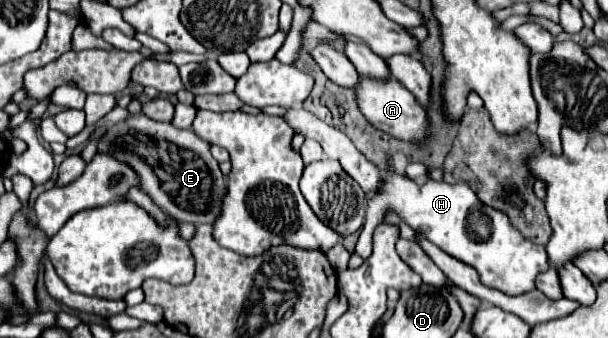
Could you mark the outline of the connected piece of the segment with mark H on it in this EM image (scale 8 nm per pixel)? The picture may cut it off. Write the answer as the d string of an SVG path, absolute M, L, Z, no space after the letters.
M388 172L382 184L382 192L368 200L366 222L356 244L358 256L370 258L372 232L388 210L396 210L404 222L434 242L440 250L472 266L484 286L502 290L504 294L526 294L534 290L534 278L550 268L544 246L538 246L518 234L506 214L482 204L466 184L428 180L424 186L418 186L410 178L396 172Z

